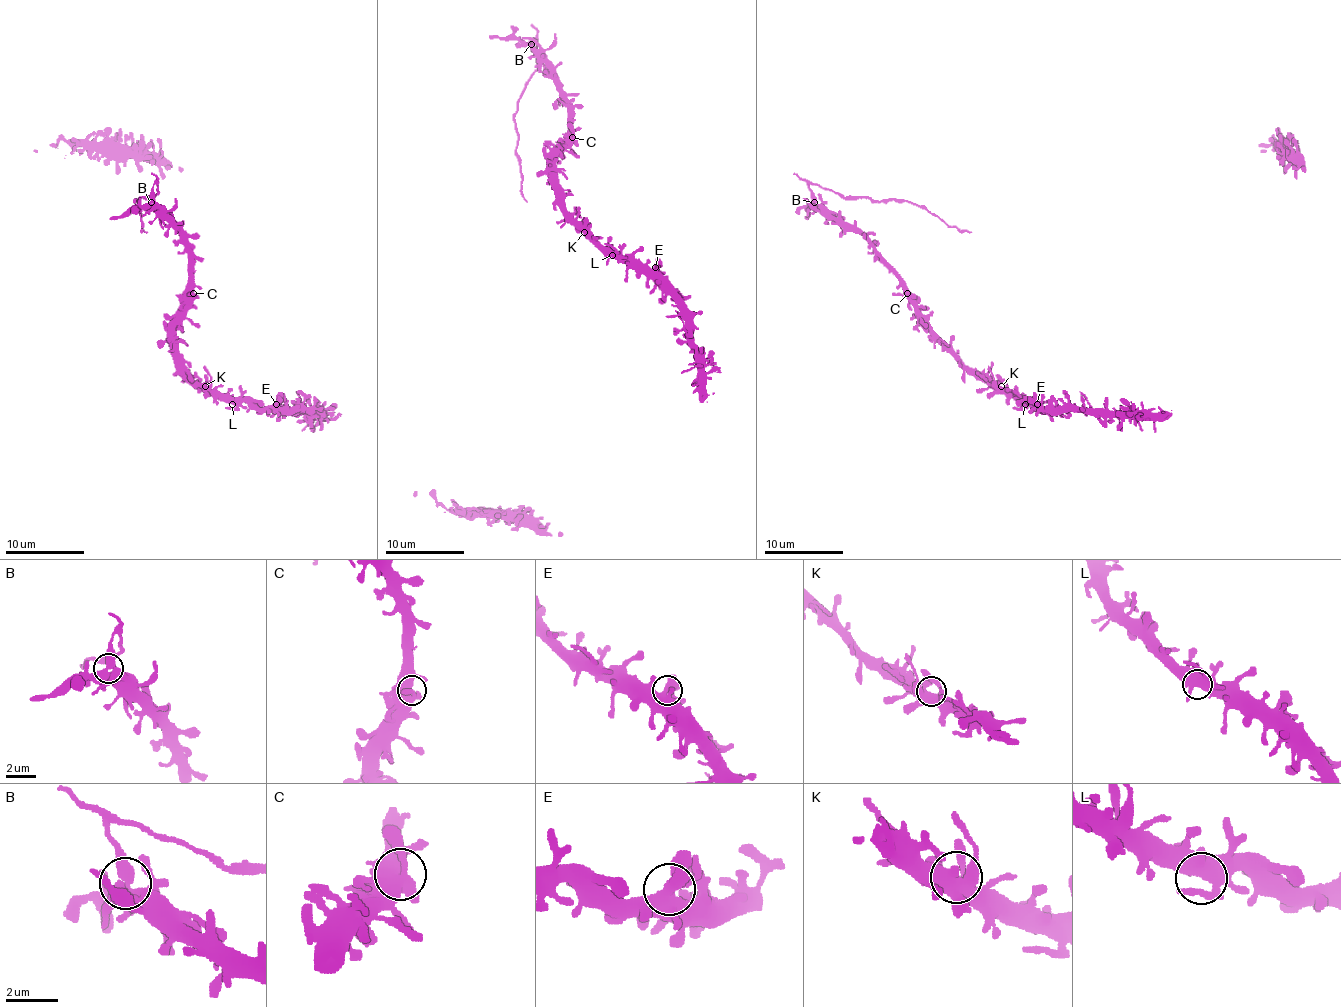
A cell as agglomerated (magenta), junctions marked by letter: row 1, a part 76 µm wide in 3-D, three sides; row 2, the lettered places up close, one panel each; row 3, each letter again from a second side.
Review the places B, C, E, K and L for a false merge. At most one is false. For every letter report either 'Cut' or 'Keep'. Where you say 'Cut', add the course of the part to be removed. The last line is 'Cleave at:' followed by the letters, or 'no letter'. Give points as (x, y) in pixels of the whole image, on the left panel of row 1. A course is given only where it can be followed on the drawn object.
B: Cut. Course of the part to remove: (152, 203), (152, 189), (156, 183), (157, 193), (134, 201), (136, 199), (142, 230), (148, 232)
C: Keep
E: Keep
K: Keep
L: Keep
Cleave at: B

